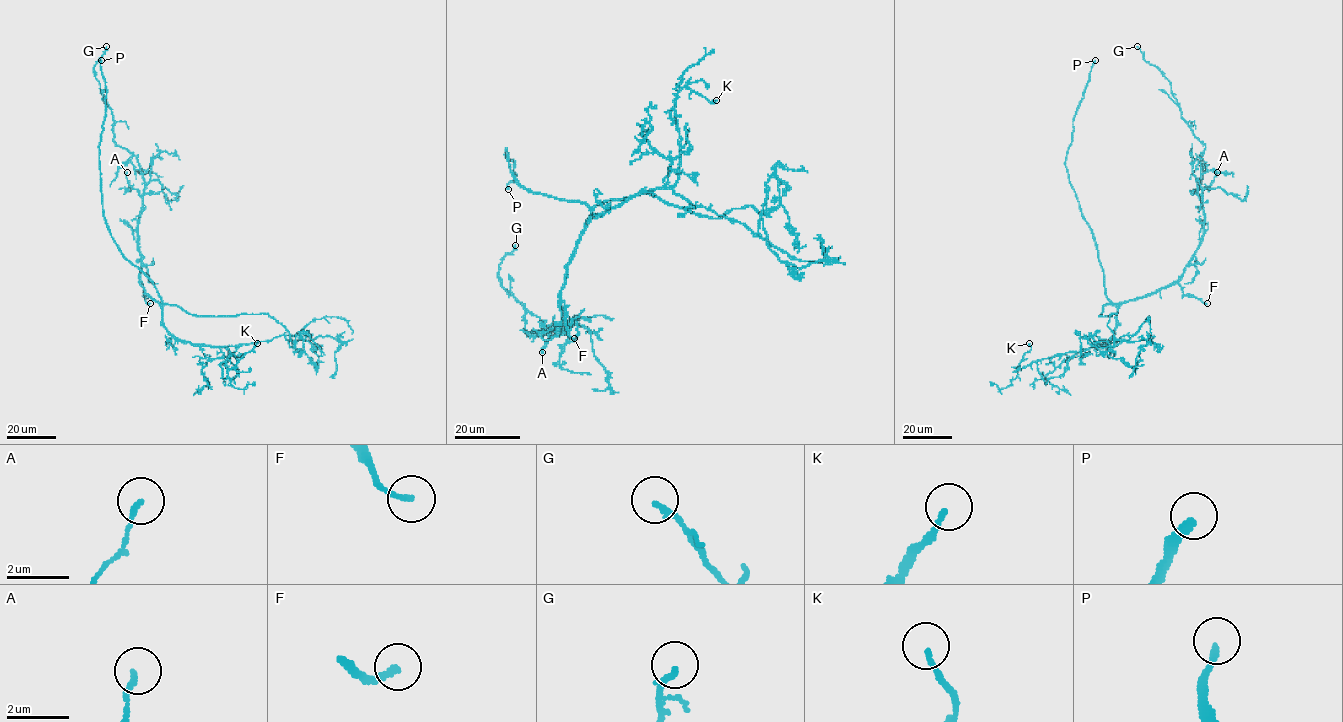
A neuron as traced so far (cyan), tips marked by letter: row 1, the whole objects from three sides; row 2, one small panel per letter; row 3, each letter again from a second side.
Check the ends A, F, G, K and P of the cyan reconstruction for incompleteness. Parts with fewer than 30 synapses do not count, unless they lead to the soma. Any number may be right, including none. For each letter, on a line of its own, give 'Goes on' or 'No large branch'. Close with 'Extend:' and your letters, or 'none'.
A: No large branch
F: Goes on
G: No large branch
K: No large branch
P: Goes on
Extend: F, P

